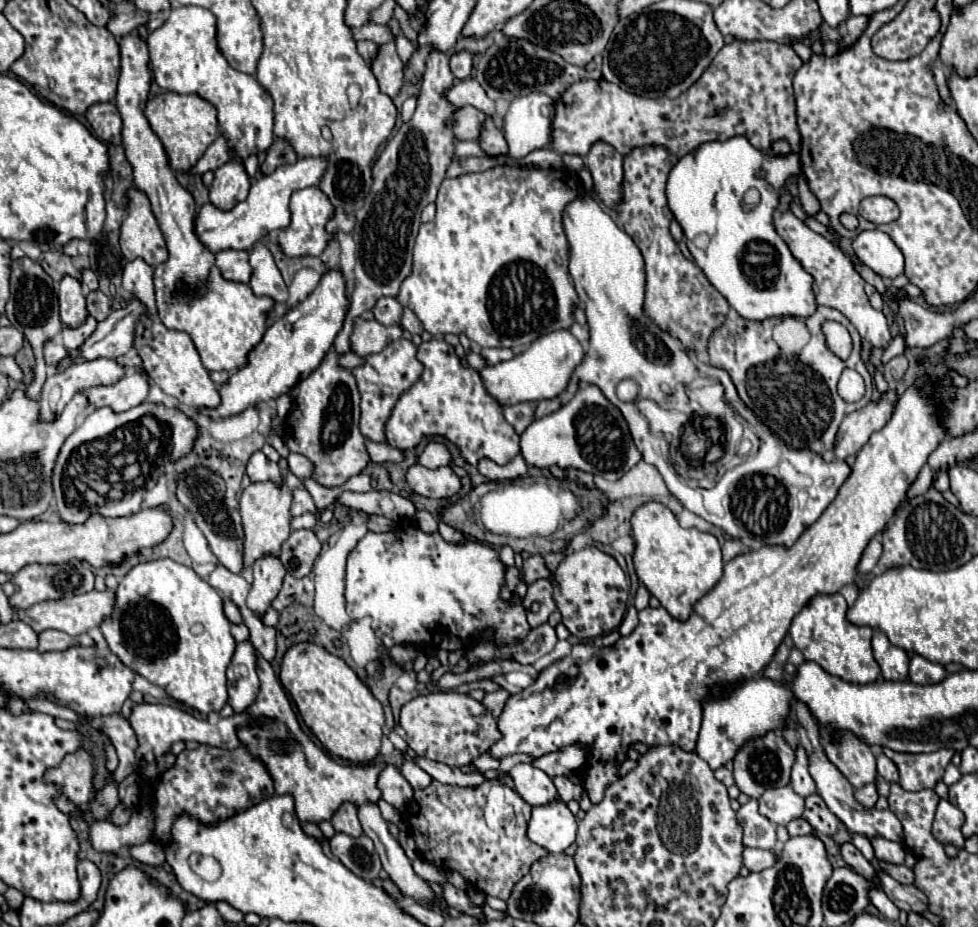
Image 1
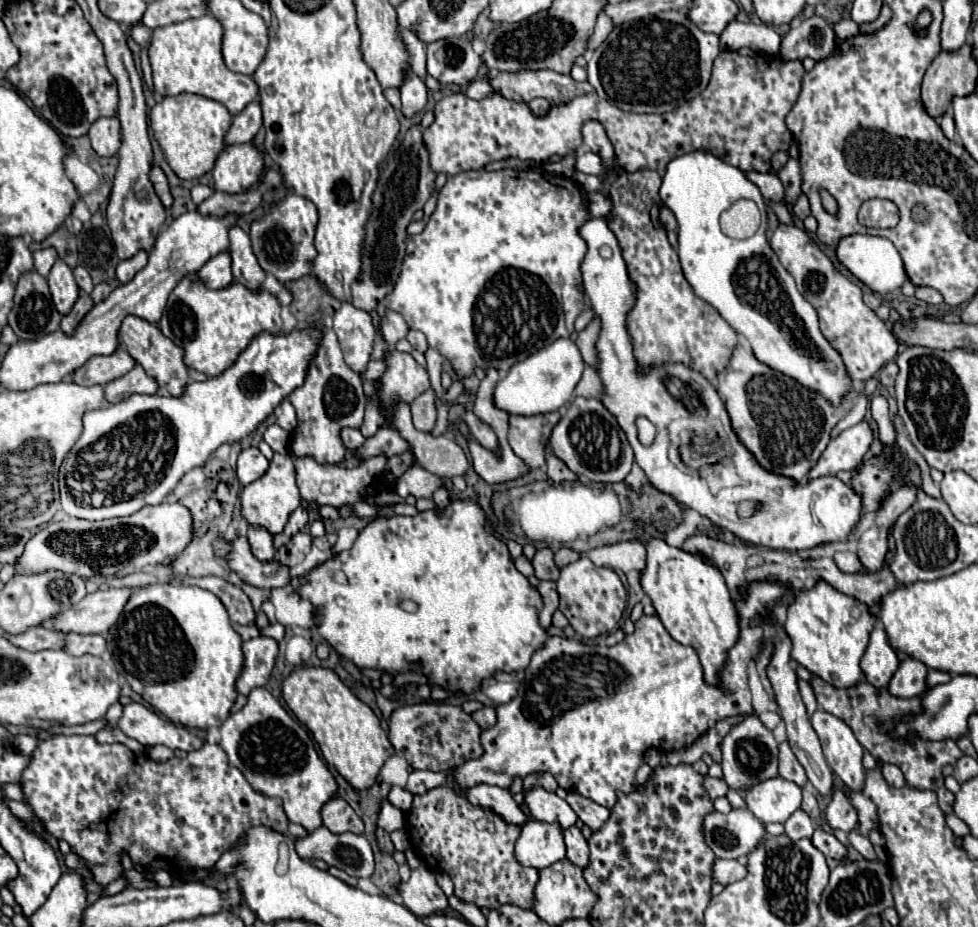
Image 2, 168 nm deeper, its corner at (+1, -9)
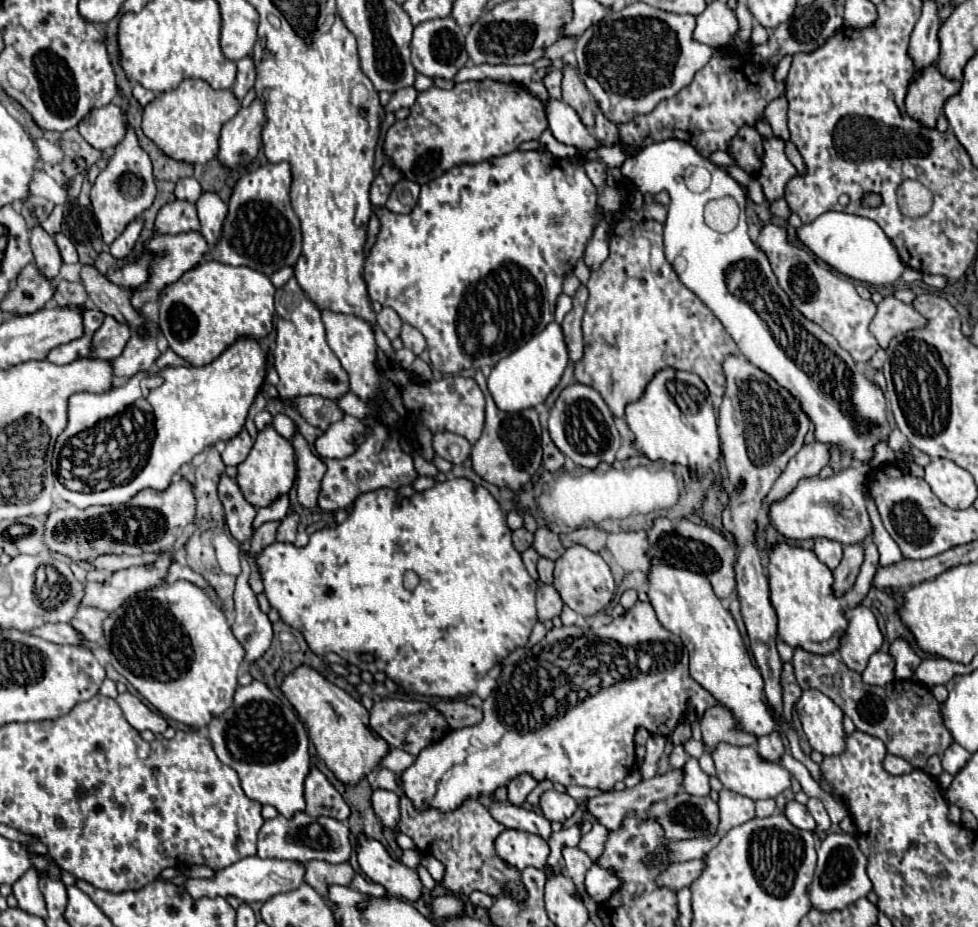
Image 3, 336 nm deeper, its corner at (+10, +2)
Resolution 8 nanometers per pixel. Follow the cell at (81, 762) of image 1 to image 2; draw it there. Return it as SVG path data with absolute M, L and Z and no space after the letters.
M48 735L48 739L42 739L38 741L36 749L32 751L32 757L30 757L30 763L28 767L24 769L22 773L22 781L20 781L20 787L22 787L22 793L24 793L24 803L32 809L32 813L40 819L42 827L56 839L64 839L72 853L76 853L80 857L80 861L90 869L92 873L92 879L106 887L110 885L114 879L120 879L124 875L124 869L122 869L122 861L120 861L120 853L126 851L130 855L130 859L138 865L142 865L146 871L154 873L156 869L164 869L172 875L178 875L178 873L184 873L184 871L190 871L190 869L208 869L212 871L216 861L220 859L222 853L226 853L228 849L236 847L240 841L246 839L246 831L250 827L258 827L258 825L266 825L270 827L272 831L276 833L286 833L288 831L288 825L286 825L286 813L282 809L282 803L280 799L272 799L272 797L266 797L266 795L260 795L256 793L250 783L244 779L244 775L236 769L236 767L230 767L228 765L228 757L224 755L224 749L220 745L210 745L208 741L204 741L204 745L200 749L194 749L190 751L184 759L180 757L172 757L168 761L152 761L150 757L134 757L134 753L122 745L122 743L98 743L94 735Z

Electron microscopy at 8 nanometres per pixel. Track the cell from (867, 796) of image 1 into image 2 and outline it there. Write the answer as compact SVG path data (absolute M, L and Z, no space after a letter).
M836 789L832 793L832 801L828 803L828 807L824 811L824 819L832 829L850 831L856 825L858 815L856 815L856 809L846 799L846 795L840 789Z

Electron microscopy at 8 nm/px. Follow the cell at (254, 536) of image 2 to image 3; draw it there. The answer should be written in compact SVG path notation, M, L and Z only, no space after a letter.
M223 476L219 482L219 498L225 508L225 520L231 536L239 542L251 540L257 510L243 498L237 482L231 480L229 476Z

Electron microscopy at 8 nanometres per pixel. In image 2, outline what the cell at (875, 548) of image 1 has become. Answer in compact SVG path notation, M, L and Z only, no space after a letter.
M838 551L838 553L834 553L834 561L836 561L838 569L844 573L862 571L862 563L854 551Z

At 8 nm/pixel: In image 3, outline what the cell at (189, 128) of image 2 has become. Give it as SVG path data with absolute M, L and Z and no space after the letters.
M189 78L171 92L157 94L155 100L145 106L141 128L145 136L153 140L165 156L177 162L205 164L217 154L221 126L231 120L239 112L239 108L241 104L231 90L213 90L207 82Z

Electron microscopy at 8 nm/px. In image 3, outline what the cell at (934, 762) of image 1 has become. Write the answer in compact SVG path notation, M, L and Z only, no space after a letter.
M797 648L793 656L793 666L795 666L797 682L803 690L815 688L825 696L829 696L843 710L843 714L855 722L857 730L883 740L889 754L907 760L915 770L923 770L927 766L929 756L933 754L941 756L953 742L951 732L947 732L943 724L939 702L935 700L929 688L923 688L913 680L903 680L903 682L897 680L889 684L889 690L879 686L869 686L861 680L861 674L849 670L843 664L839 652L829 656L817 656Z

